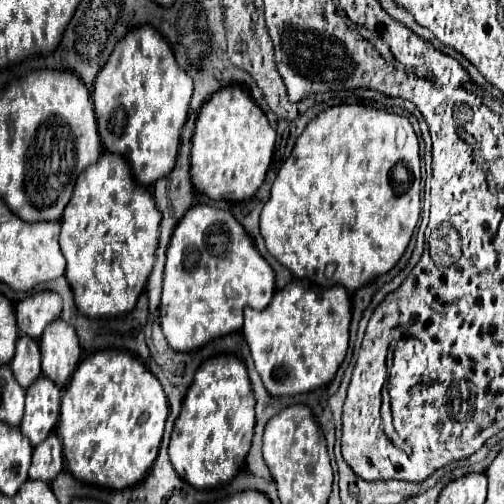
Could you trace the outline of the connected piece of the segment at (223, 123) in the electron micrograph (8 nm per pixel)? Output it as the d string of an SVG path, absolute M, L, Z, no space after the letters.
M223 87L203 105L191 147L191 183L209 199L245 201L265 181L275 151L275 129L241 87Z

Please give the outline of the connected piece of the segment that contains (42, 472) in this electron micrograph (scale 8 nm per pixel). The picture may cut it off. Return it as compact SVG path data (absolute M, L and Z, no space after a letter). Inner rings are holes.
M51 433L43 443L33 449L33 463L29 469L29 479L39 479L51 483L55 475L63 471L63 447L55 433Z

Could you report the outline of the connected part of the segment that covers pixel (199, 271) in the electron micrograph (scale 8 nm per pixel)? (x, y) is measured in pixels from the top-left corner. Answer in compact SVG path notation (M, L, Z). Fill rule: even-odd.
M193 205L191 211L177 223L171 243L167 247L167 263L163 275L163 295L159 305L159 323L171 349L195 351L201 345L225 337L243 327L243 307L263 309L271 303L275 293L275 273L269 263L255 249L253 239L245 233L241 223L223 209L209 205Z

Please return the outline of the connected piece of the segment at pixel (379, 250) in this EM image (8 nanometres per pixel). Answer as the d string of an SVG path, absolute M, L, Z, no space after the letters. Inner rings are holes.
M337 105L337 107L329 107L323 113L319 113L307 127L305 131L299 135L289 159L281 165L273 189L271 189L271 197L265 203L263 211L261 211L261 235L265 239L265 245L269 249L269 253L281 263L285 265L295 277L299 279L307 279L309 283L319 283L319 287L333 287L335 283L347 287L347 291L357 291L359 287L363 287L365 283L373 281L375 277L391 271L397 261L403 257L415 225L419 221L419 213L421 213L421 173L419 173L419 145L417 145L417 135L409 123L407 117L401 115L393 115L387 111L379 111L373 107L365 107L365 105Z

